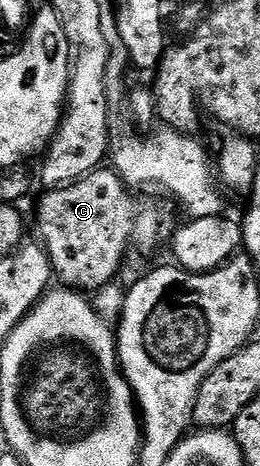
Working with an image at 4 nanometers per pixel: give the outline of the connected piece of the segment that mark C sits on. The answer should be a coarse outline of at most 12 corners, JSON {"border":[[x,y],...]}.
{"border":[[98,169],[37,203],[54,276],[105,287],[173,219]]}

